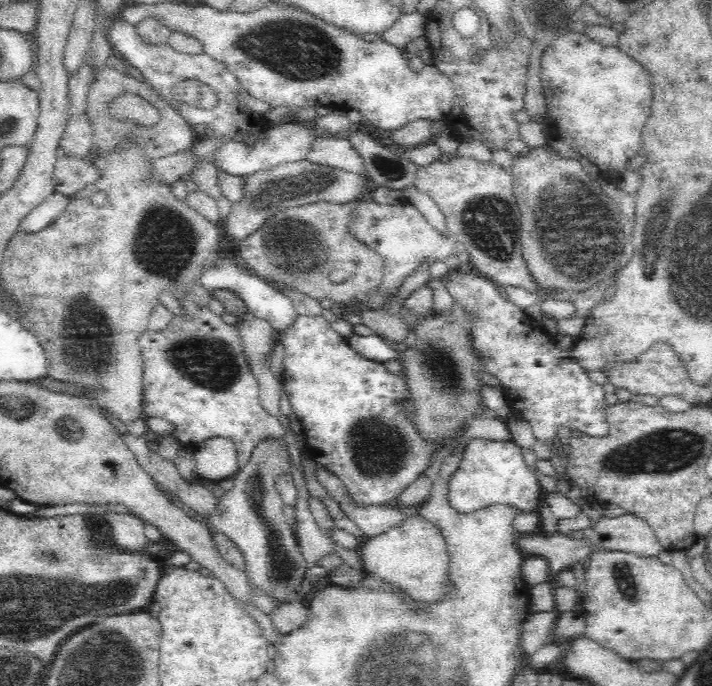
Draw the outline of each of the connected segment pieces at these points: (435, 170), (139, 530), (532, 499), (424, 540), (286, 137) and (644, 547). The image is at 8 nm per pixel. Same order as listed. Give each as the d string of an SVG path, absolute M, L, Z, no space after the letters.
M452 158L448 162L432 162L430 166L420 166L416 172L414 188L420 194L432 198L446 218L450 238L466 246L470 262L480 270L486 280L492 280L496 288L520 286L536 296L548 296L554 300L574 302L578 292L540 292L524 260L524 250L520 242L520 222L522 214L512 192L510 170L500 168L494 160L482 164L472 158Z
M102 514L102 518L112 526L112 542L124 550L146 550L152 542L144 534L144 522L134 514Z
M474 438L468 442L460 468L450 480L450 506L462 514L484 514L486 508L506 504L518 508L522 514L538 512L542 488L536 474L524 460L524 450L516 442L496 442L486 438Z
M420 514L406 516L396 528L368 538L364 544L360 544L358 554L364 562L364 572L380 576L384 584L394 584L416 602L438 602L454 588L448 580L450 556L444 534Z
M296 122L296 124L272 124L266 132L266 138L256 142L254 146L246 146L238 140L224 144L224 148L220 148L216 152L214 158L214 166L226 174L232 176L242 176L242 178L250 178L256 172L264 172L270 168L276 168L280 164L292 164L292 162L302 162L306 160L308 152L312 150L316 136L320 136L320 132L316 132L312 126Z
M622 514L618 518L600 516L592 528L604 538L598 550L630 552L642 558L658 558L658 552L664 550L646 520L634 514Z

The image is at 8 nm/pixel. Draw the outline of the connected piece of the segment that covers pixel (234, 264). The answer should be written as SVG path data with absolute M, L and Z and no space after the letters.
M230 252L230 254L224 254L222 258L224 258L224 262L222 262L222 266L218 266L218 268L210 268L210 262L204 266L204 270L202 270L202 274L200 274L200 284L204 286L204 290L206 290L206 292L214 292L214 290L234 292L240 300L244 300L244 304L246 304L246 308L248 308L248 314L270 322L270 326L272 326L274 332L276 332L274 338L276 338L276 342L280 342L280 332L288 330L288 328L294 324L294 320L300 316L300 314L296 312L296 308L292 306L292 302L290 302L284 294L280 294L278 288L270 286L268 280L256 276L252 270L248 270L246 266L242 266L242 262L240 262L232 252Z

